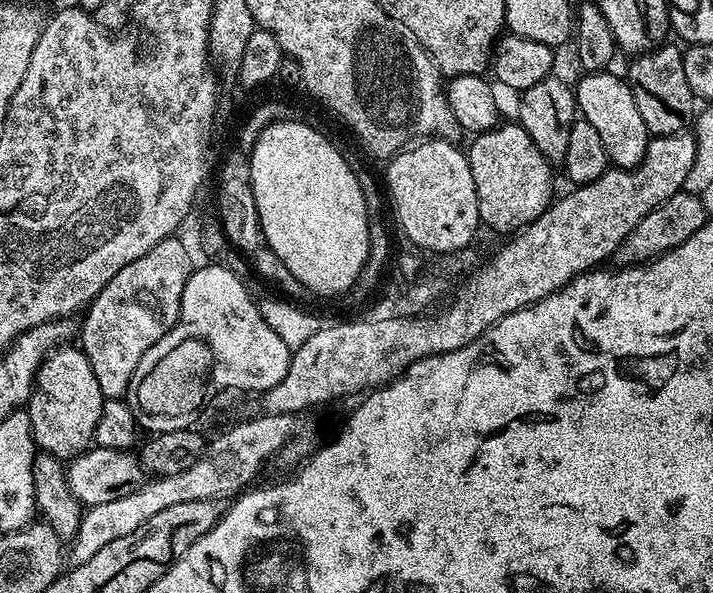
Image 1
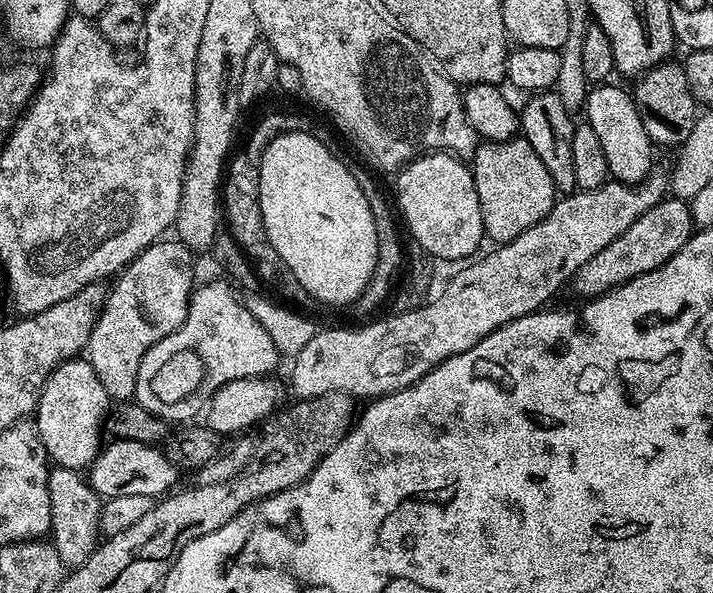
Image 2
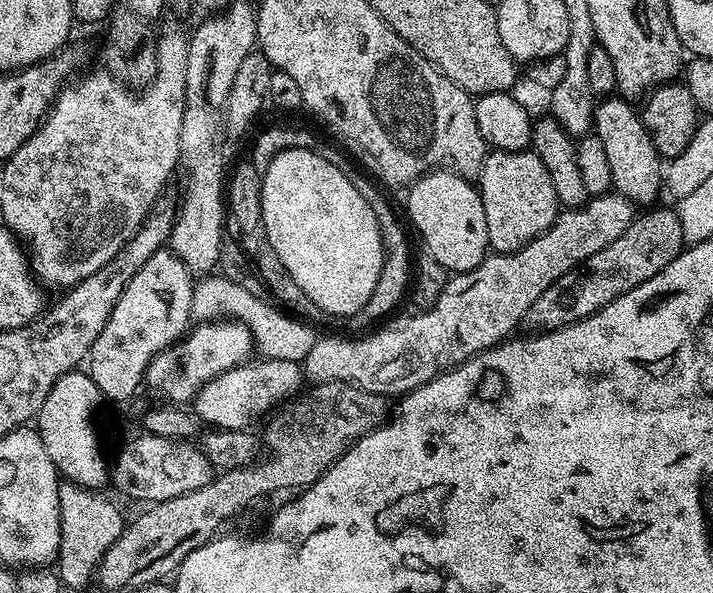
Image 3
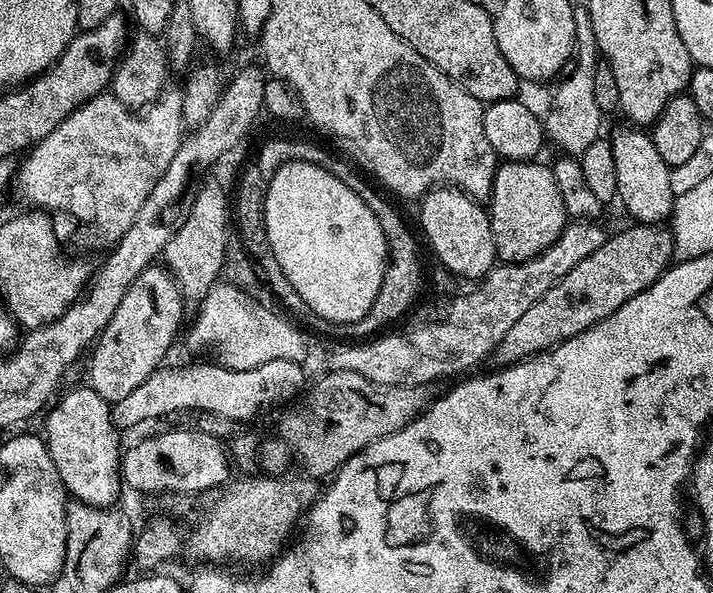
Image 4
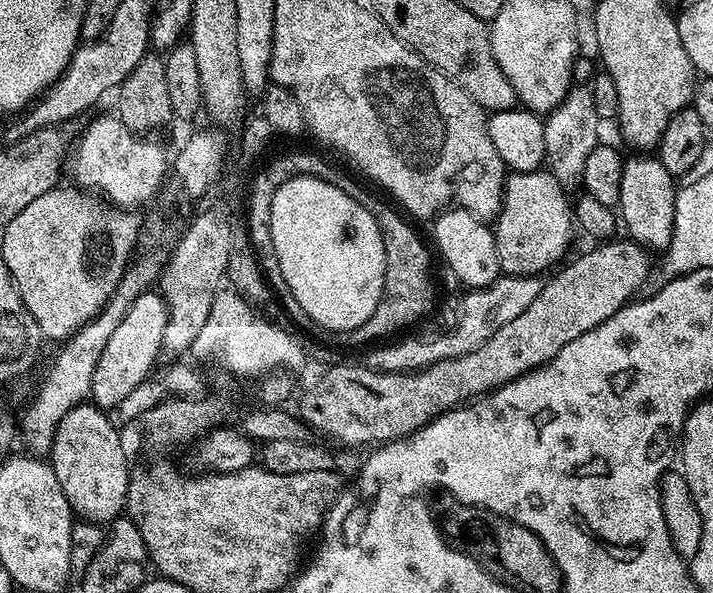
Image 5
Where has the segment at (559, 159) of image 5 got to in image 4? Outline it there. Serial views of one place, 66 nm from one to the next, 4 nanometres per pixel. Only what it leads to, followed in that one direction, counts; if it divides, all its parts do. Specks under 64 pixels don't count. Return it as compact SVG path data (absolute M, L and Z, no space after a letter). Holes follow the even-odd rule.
M574 7L574 63L572 73L559 81L556 93L548 104L548 113L543 113L542 123L549 141L560 147L559 151L566 156L579 157L590 146L590 142L601 139L600 120L602 114L598 110L598 102L594 99L594 70L598 63L598 49L594 38L594 26L590 22L587 7ZM576 60L576 65L575 64ZM565 79L565 80L564 80ZM564 80L564 81L563 81Z

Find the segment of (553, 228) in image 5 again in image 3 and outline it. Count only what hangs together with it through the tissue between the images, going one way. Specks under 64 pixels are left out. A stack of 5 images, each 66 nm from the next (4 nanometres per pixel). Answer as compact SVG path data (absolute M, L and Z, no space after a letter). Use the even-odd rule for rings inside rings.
M531 150L522 152L489 151L482 162L478 177L482 210L486 210L488 247L493 253L517 252L556 221L561 211L554 185L550 183L550 170L542 166Z

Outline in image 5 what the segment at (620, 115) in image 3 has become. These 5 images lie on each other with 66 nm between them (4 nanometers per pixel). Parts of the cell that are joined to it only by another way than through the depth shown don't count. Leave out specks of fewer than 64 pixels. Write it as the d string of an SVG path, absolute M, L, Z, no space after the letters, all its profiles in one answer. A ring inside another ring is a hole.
M629 155L622 166L622 194L618 205L619 219L623 227L624 224L628 227L627 235L643 248L667 249L674 230L677 191L677 181L655 155Z

